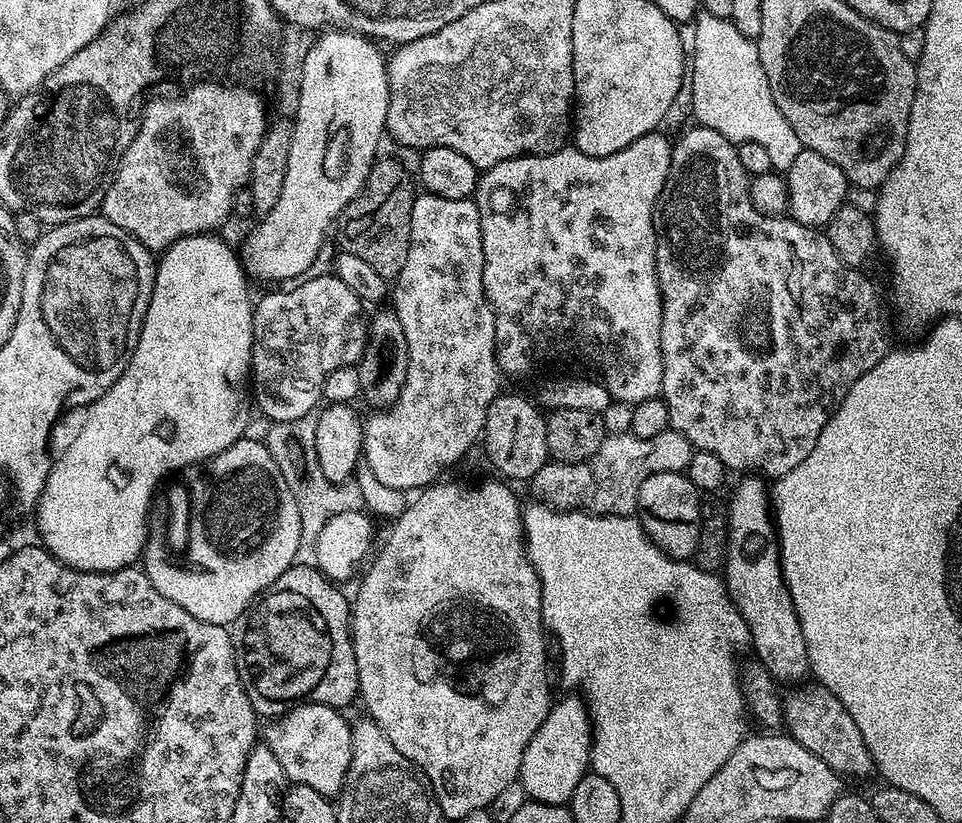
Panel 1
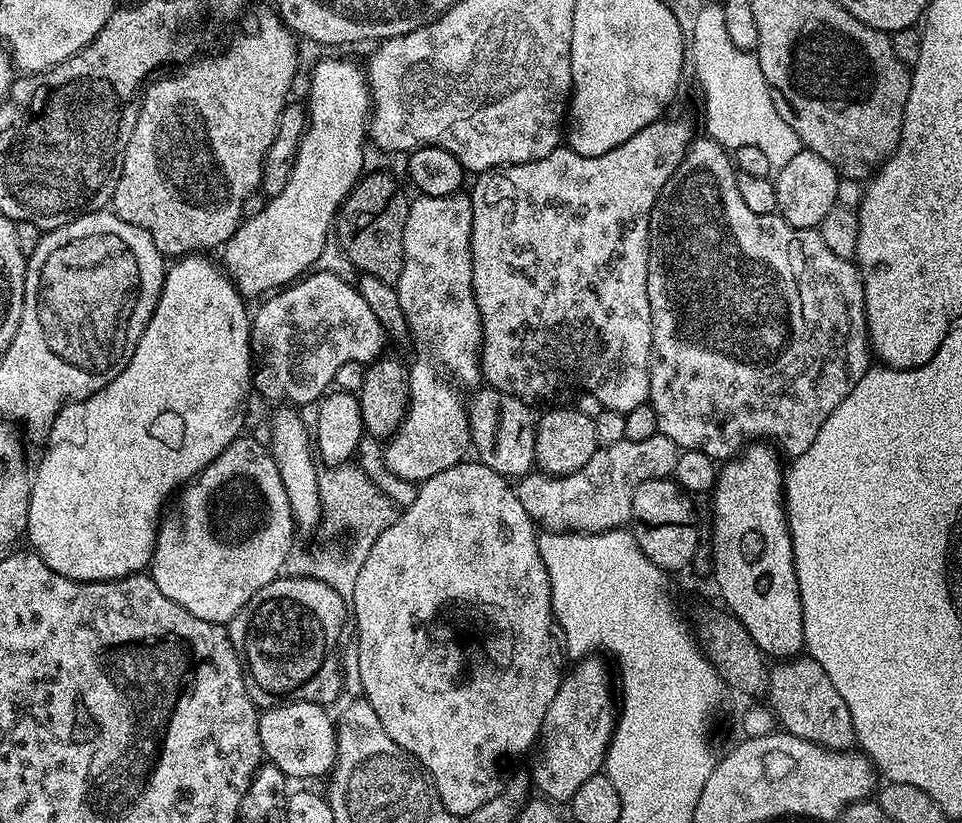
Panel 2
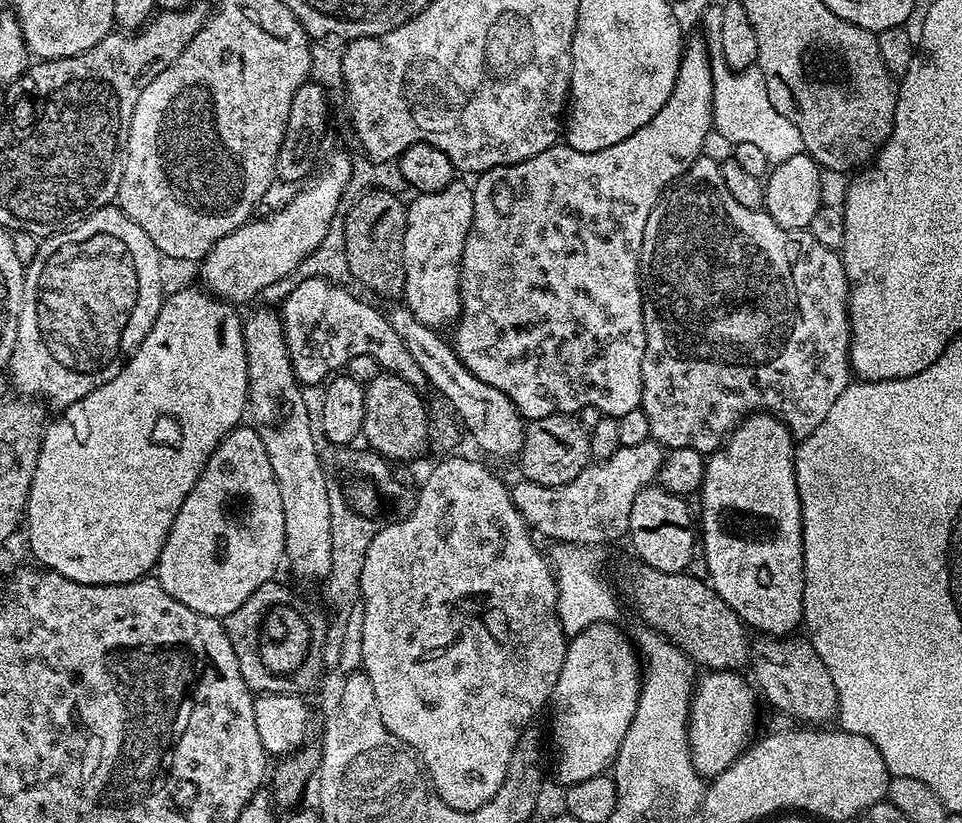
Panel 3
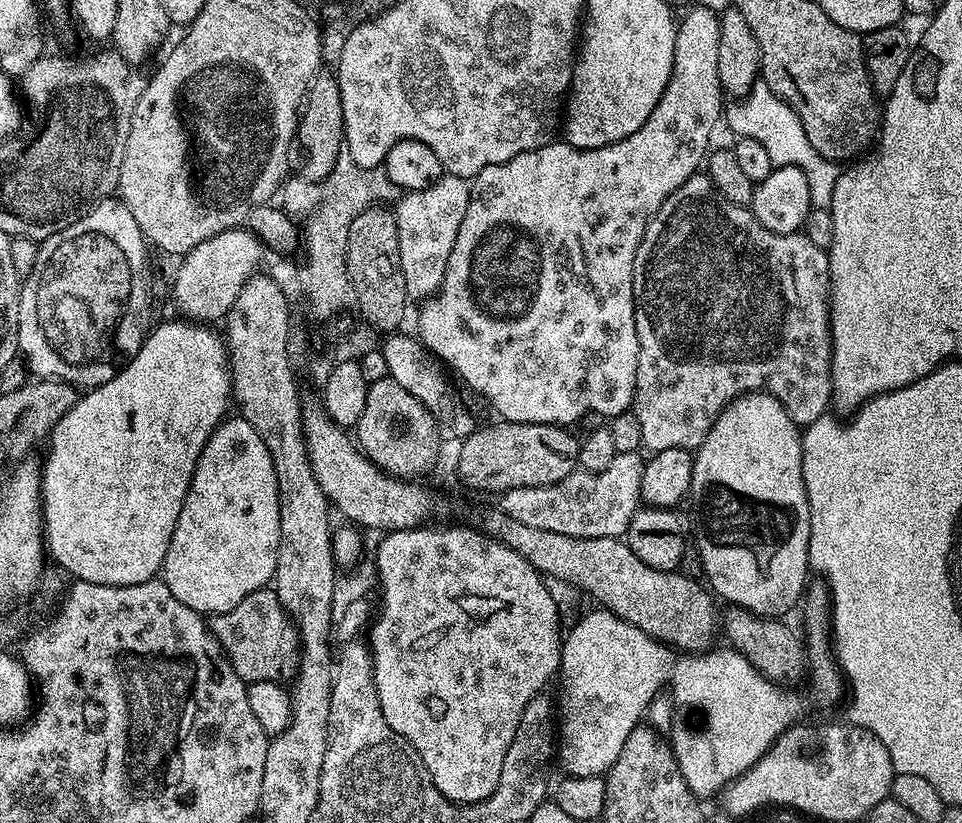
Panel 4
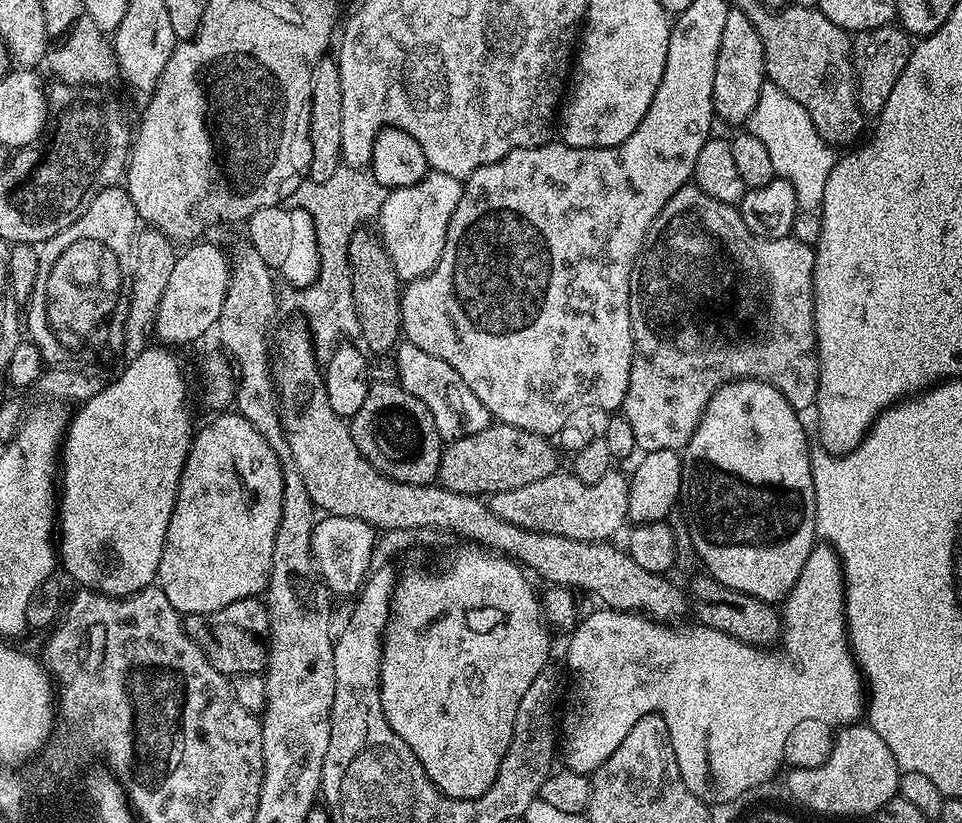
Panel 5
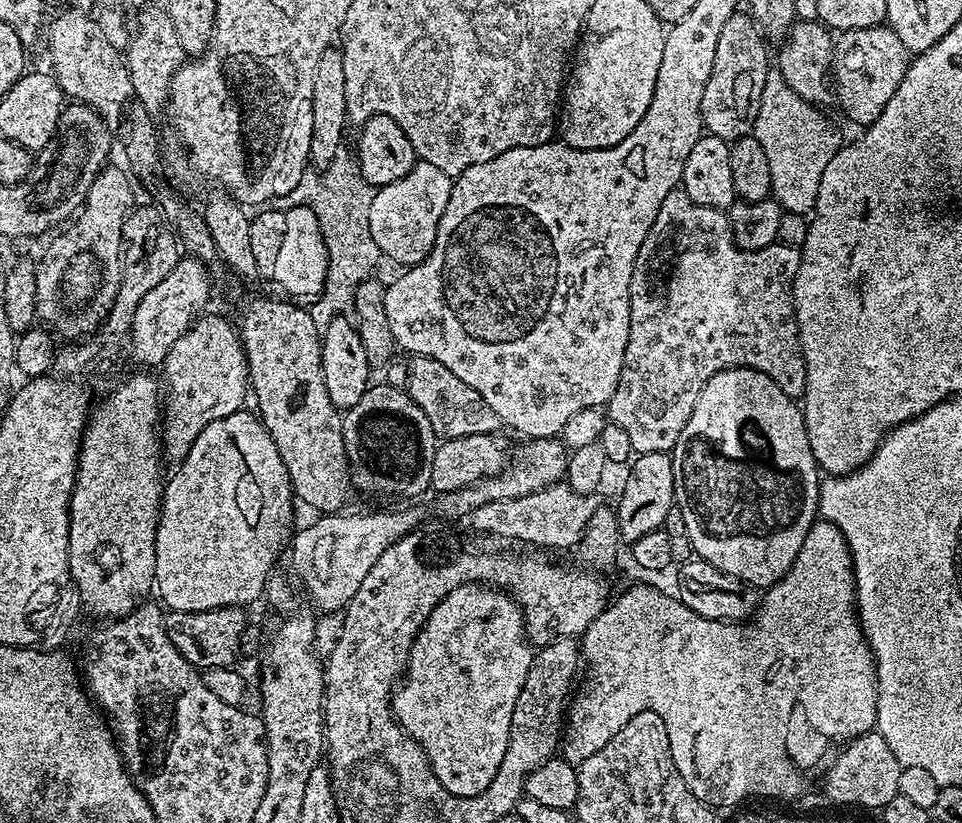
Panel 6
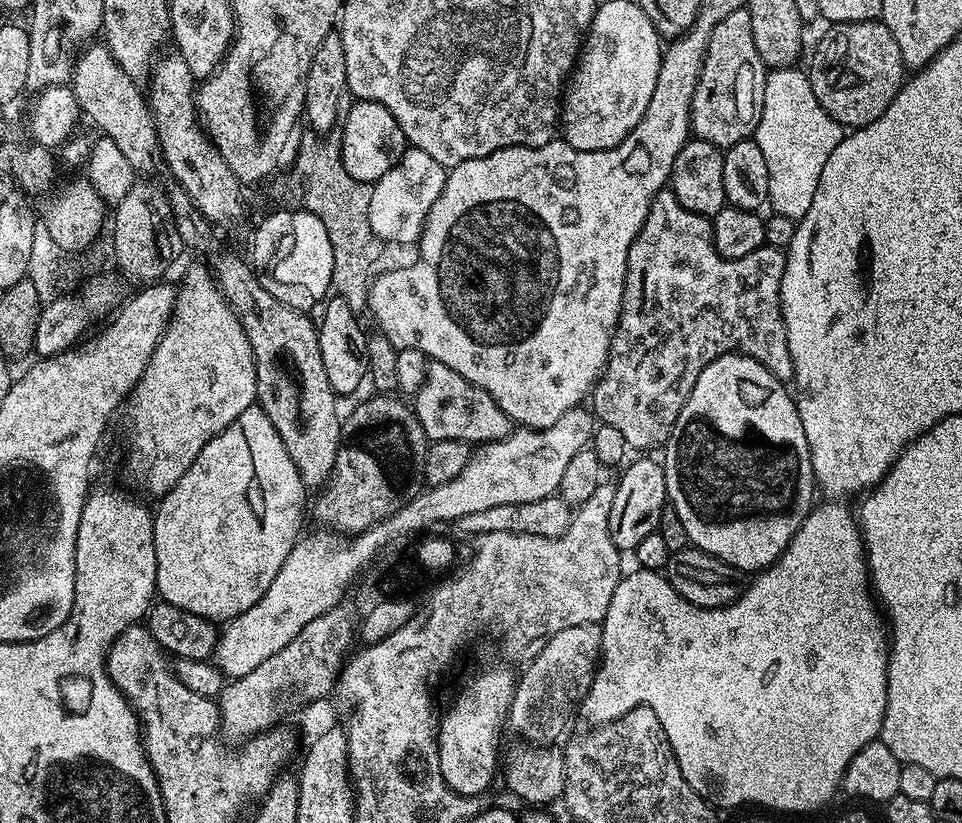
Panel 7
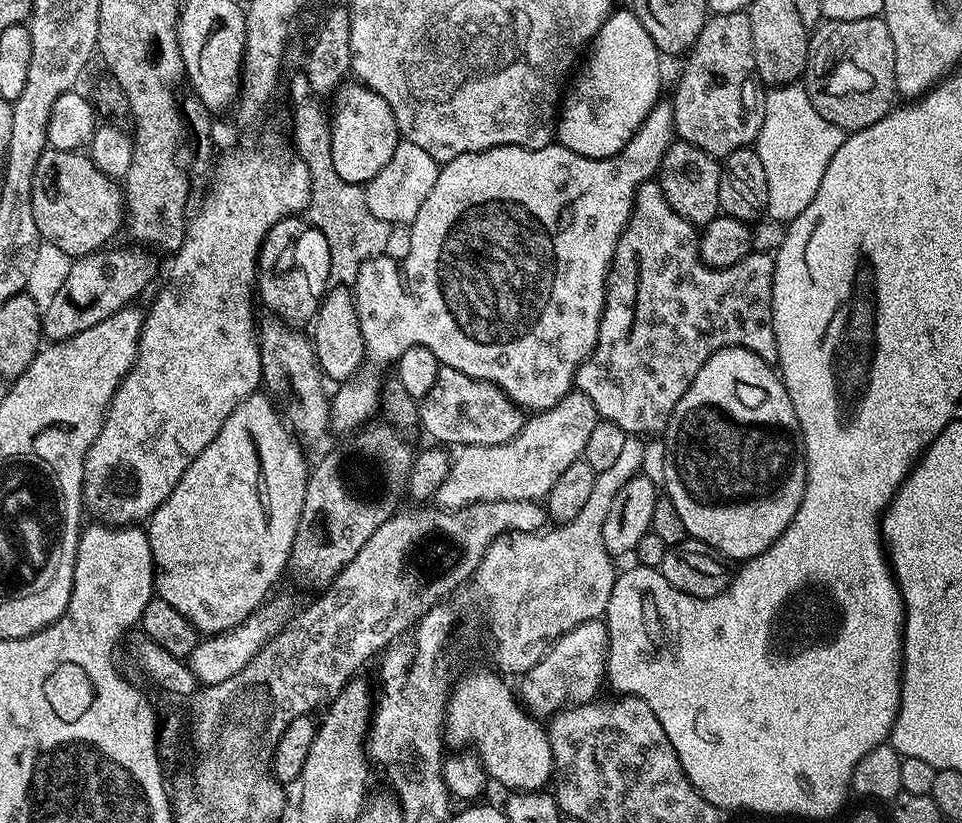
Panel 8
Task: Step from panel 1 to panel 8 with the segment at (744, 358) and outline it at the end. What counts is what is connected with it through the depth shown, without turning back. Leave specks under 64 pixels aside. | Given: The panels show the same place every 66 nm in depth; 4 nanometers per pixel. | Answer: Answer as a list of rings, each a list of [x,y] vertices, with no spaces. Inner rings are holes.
[[[655,179],[647,180],[641,188],[636,189],[636,201],[632,207],[632,217],[624,228],[624,233],[618,238],[614,258],[612,259],[612,271],[608,274],[608,289],[604,295],[604,313],[600,316],[598,326],[598,342],[588,359],[582,361],[580,368],[576,371],[575,387],[590,402],[594,402],[594,410],[601,420],[614,422],[629,437],[648,438],[651,432],[663,433],[668,426],[668,420],[674,414],[674,406],[690,390],[690,382],[702,370],[702,366],[719,348],[748,348],[758,358],[766,363],[775,365],[778,361],[778,342],[774,338],[774,326],[772,325],[772,283],[774,282],[774,259],[767,252],[753,251],[746,258],[734,262],[729,268],[711,268],[704,263],[700,256],[700,232],[697,225],[690,223],[682,214],[678,214],[666,202],[659,183]]]

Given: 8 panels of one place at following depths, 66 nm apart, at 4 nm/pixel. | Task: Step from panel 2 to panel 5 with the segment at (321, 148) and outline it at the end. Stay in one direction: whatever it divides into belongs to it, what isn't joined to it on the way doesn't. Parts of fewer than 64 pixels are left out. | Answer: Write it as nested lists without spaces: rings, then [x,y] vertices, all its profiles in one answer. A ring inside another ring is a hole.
[[[196,242],[185,252],[181,251],[174,262],[174,274],[170,274],[170,282],[166,282],[166,290],[162,290],[162,298],[156,307],[156,322],[154,325],[154,336],[164,346],[176,346],[172,344],[188,344],[199,336],[204,336],[208,331],[215,329],[220,322],[222,314],[222,302],[226,302],[226,290],[232,277],[230,267],[230,256],[216,244],[204,244]]]

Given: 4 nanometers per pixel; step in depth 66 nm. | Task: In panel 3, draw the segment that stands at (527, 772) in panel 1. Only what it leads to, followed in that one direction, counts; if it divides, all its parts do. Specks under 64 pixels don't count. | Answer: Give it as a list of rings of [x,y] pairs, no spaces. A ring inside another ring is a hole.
[[[612,622],[591,624],[568,640],[562,674],[558,674],[550,701],[552,748],[556,751],[556,772],[561,785],[581,784],[586,778],[605,775],[613,767],[622,738],[632,721],[636,700],[640,697],[642,661],[633,641],[629,637],[627,640],[616,626]]]

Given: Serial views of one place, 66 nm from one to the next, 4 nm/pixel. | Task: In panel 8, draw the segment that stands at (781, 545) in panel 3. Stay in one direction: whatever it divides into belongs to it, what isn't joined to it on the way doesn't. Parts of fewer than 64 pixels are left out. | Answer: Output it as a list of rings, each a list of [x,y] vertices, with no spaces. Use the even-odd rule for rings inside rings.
[[[719,348],[704,363],[702,370],[698,370],[694,382],[690,382],[690,390],[686,390],[686,394],[682,394],[682,398],[674,406],[674,414],[668,420],[668,426],[662,433],[662,439],[664,439],[664,484],[662,480],[662,488],[670,498],[670,502],[674,502],[674,510],[678,510],[684,531],[691,539],[707,544],[713,553],[719,554],[729,561],[743,562],[762,554],[784,533],[786,526],[790,526],[790,522],[802,502],[806,486],[804,441],[800,434],[800,423],[794,414],[794,406],[790,402],[790,394],[786,390],[783,380],[780,379],[779,371],[762,358],[758,358],[758,354],[754,354],[748,348]]]

